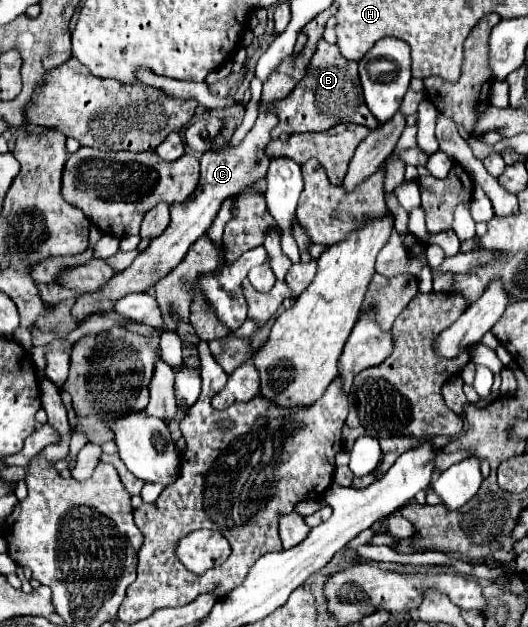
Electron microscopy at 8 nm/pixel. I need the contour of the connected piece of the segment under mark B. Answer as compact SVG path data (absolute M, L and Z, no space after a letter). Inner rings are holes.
M326 40L318 42L318 50L308 66L308 74L298 82L294 92L280 102L272 102L270 108L274 116L278 116L278 126L272 130L272 140L278 140L282 134L322 132L340 122L364 124L370 130L380 126L380 122L372 118L372 112L362 98L362 88L358 82L358 62L346 60L340 54L340 48L336 44L328 44Z

